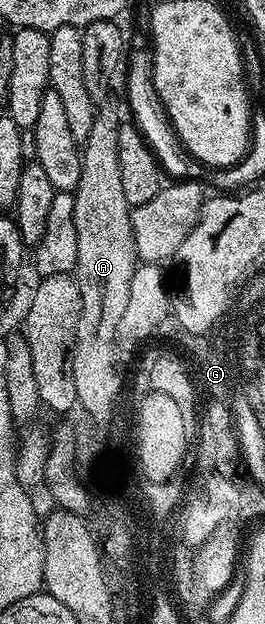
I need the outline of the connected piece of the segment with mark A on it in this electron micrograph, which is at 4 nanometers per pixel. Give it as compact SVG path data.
M104 103L97 108L94 127L90 127L90 135L82 142L82 179L78 179L78 187L74 191L74 231L78 235L78 259L74 276L80 288L83 321L78 321L76 332L79 348L72 349L76 352L76 356L72 358L72 374L74 391L80 389L80 397L84 397L82 405L88 405L88 409L92 409L96 417L114 417L117 412L116 400L120 397L122 374L112 346L112 334L120 314L126 312L126 303L130 300L130 279L134 279L138 264L132 209L126 203L126 194L122 191L122 167L118 167L118 131L122 118L110 106L111 104Z

